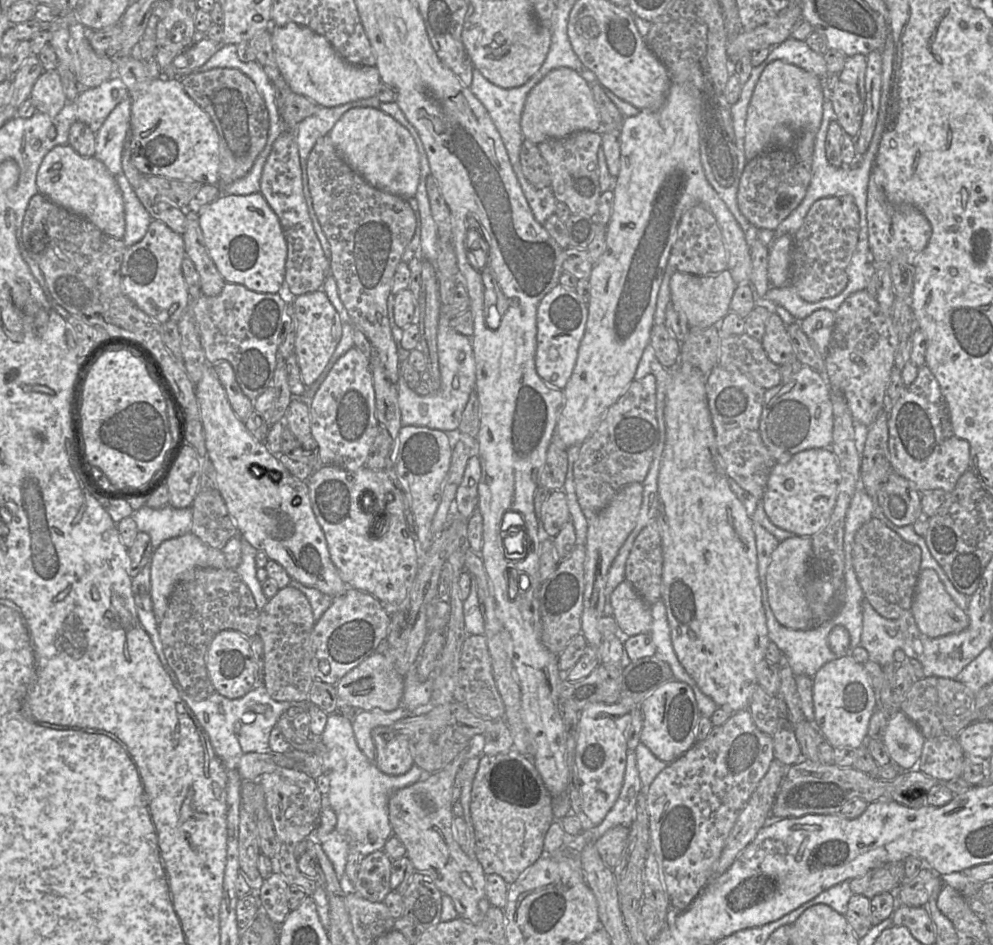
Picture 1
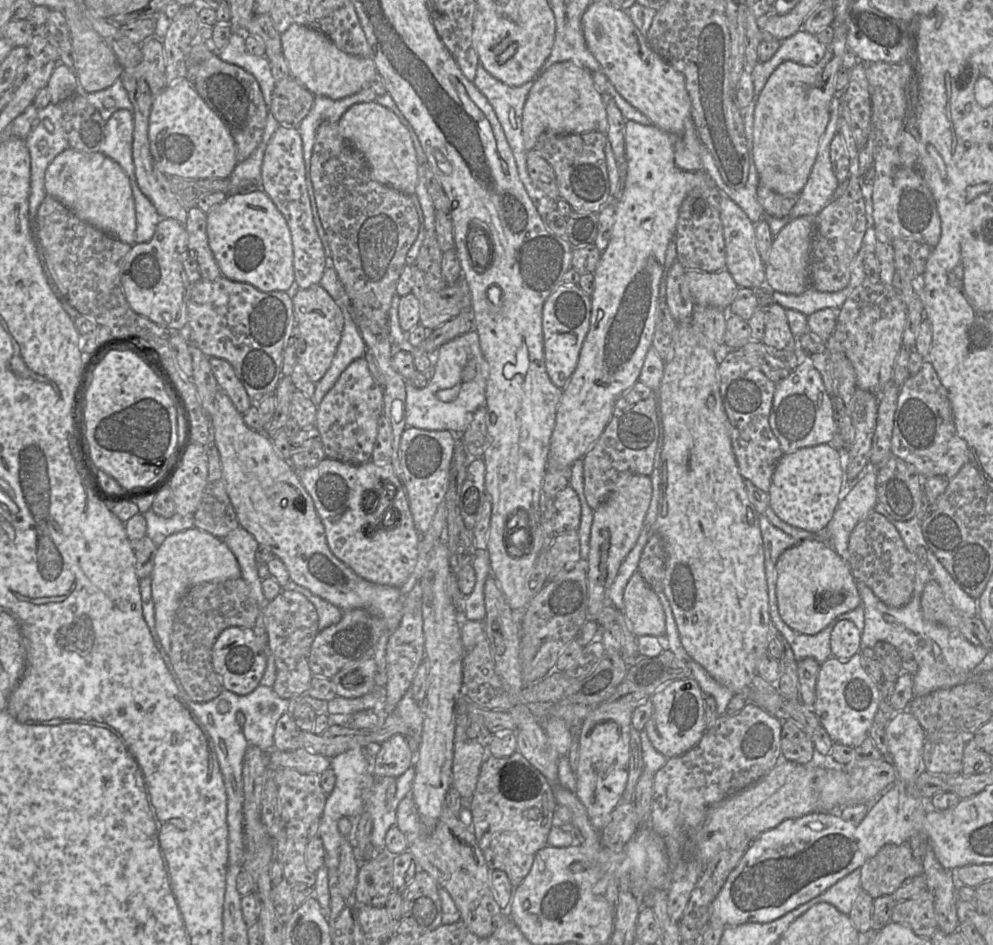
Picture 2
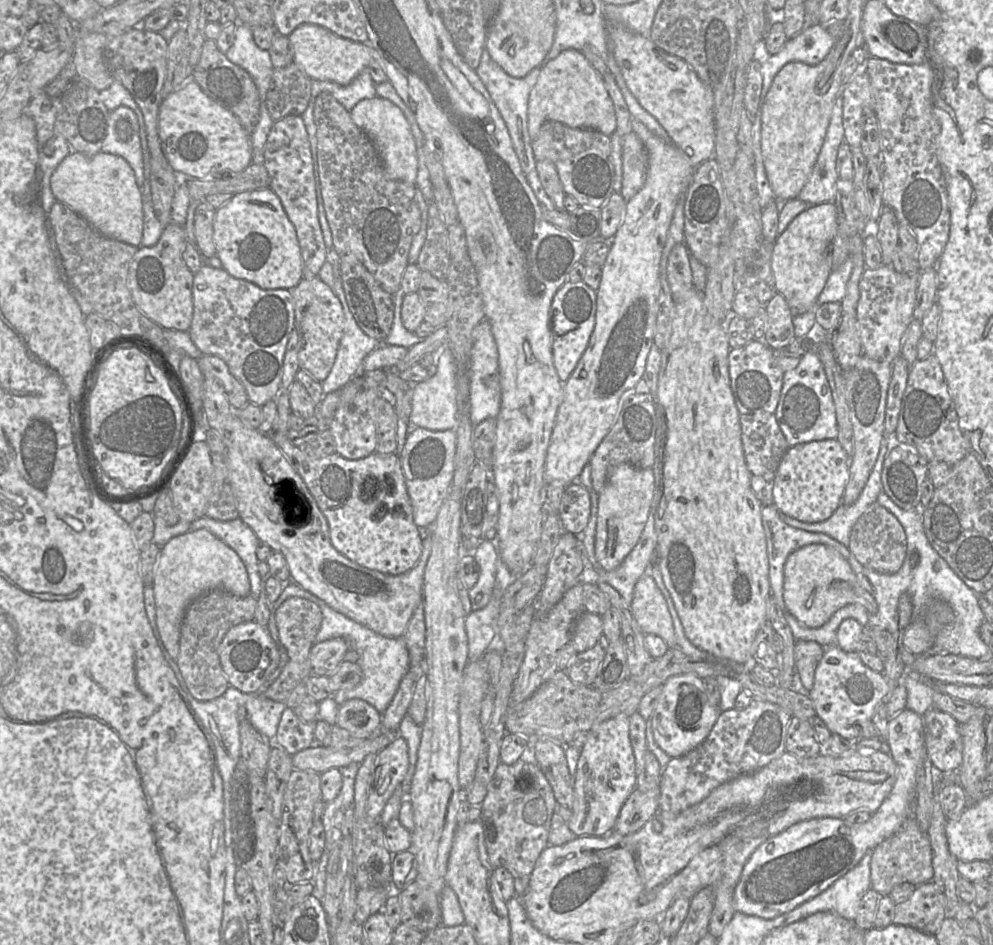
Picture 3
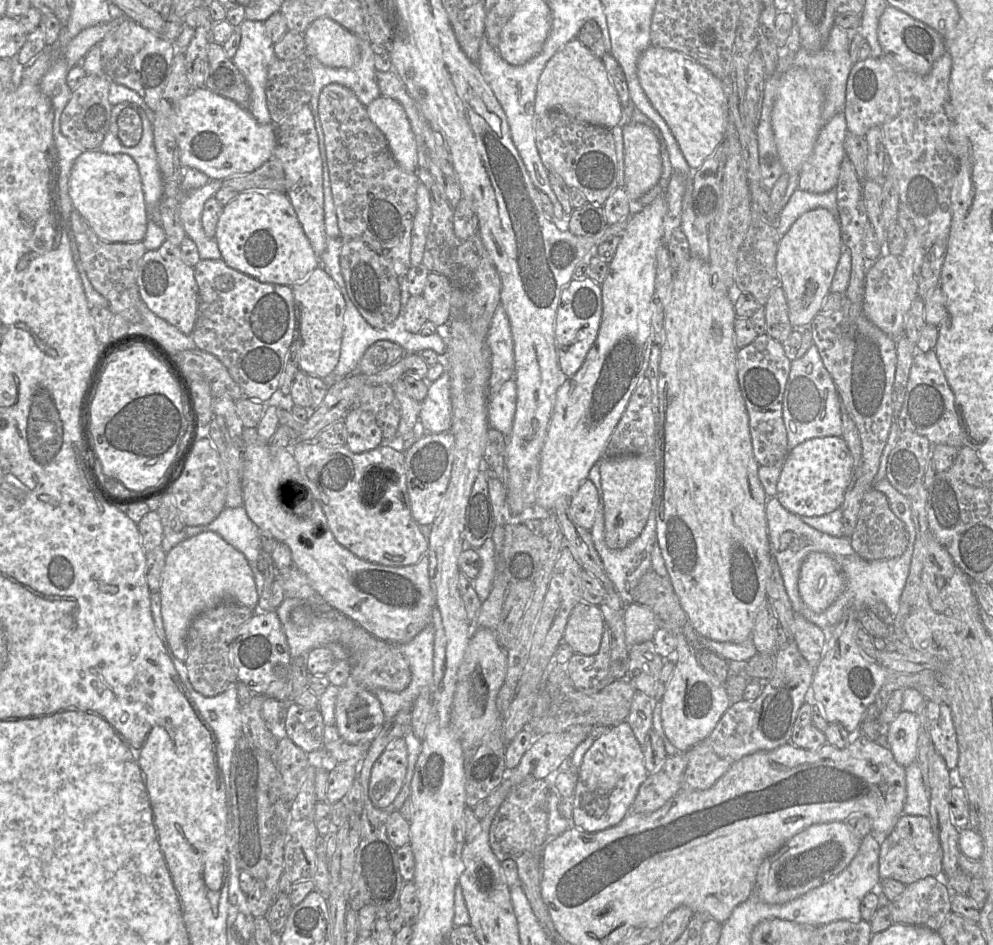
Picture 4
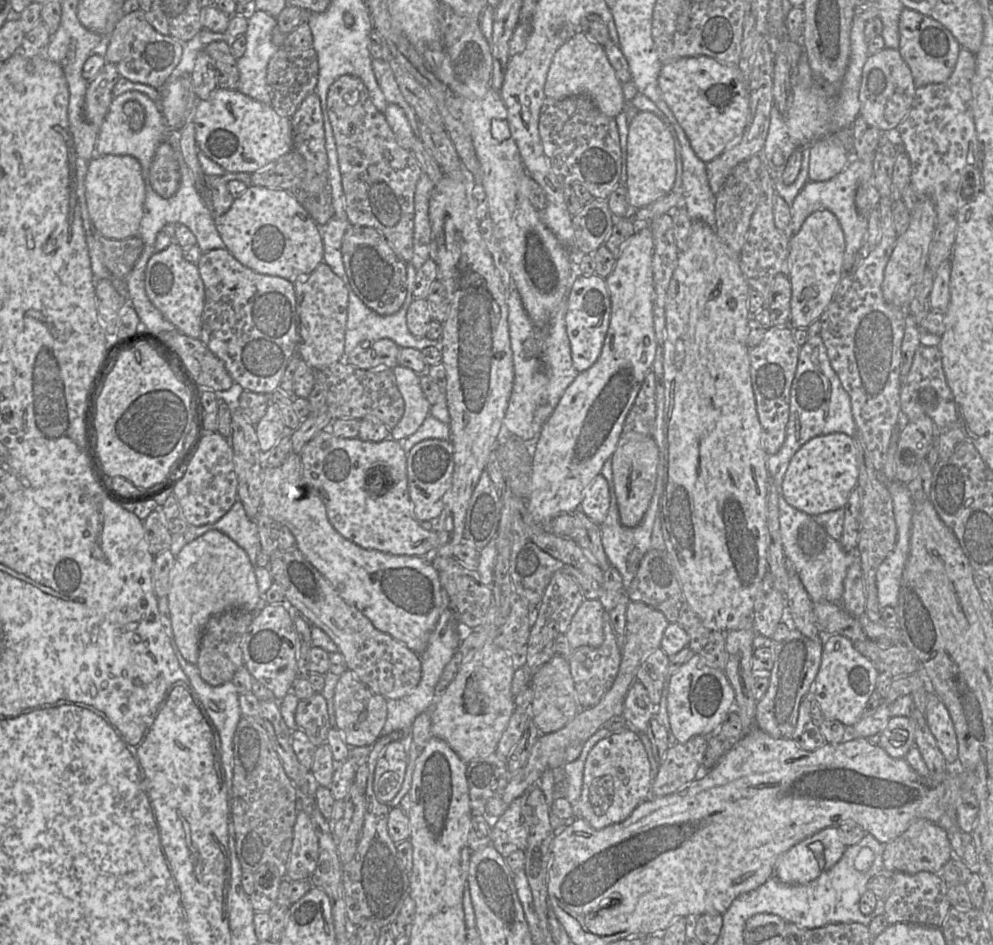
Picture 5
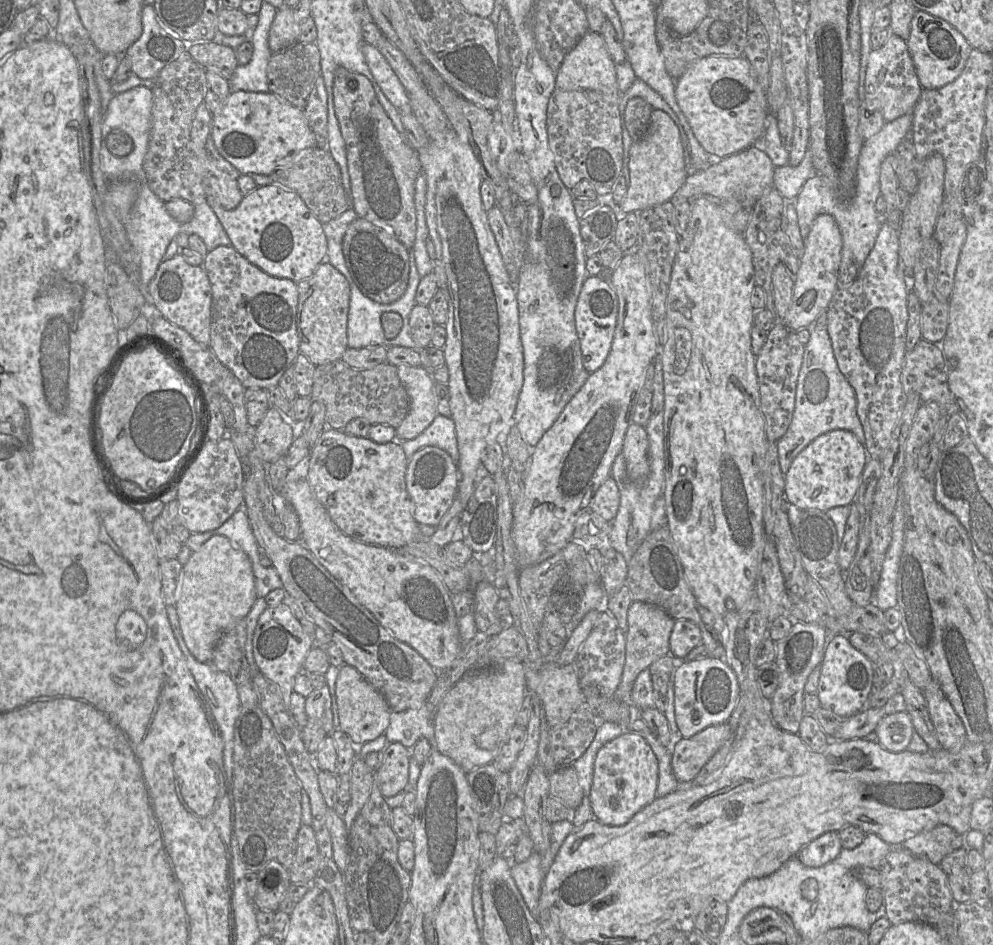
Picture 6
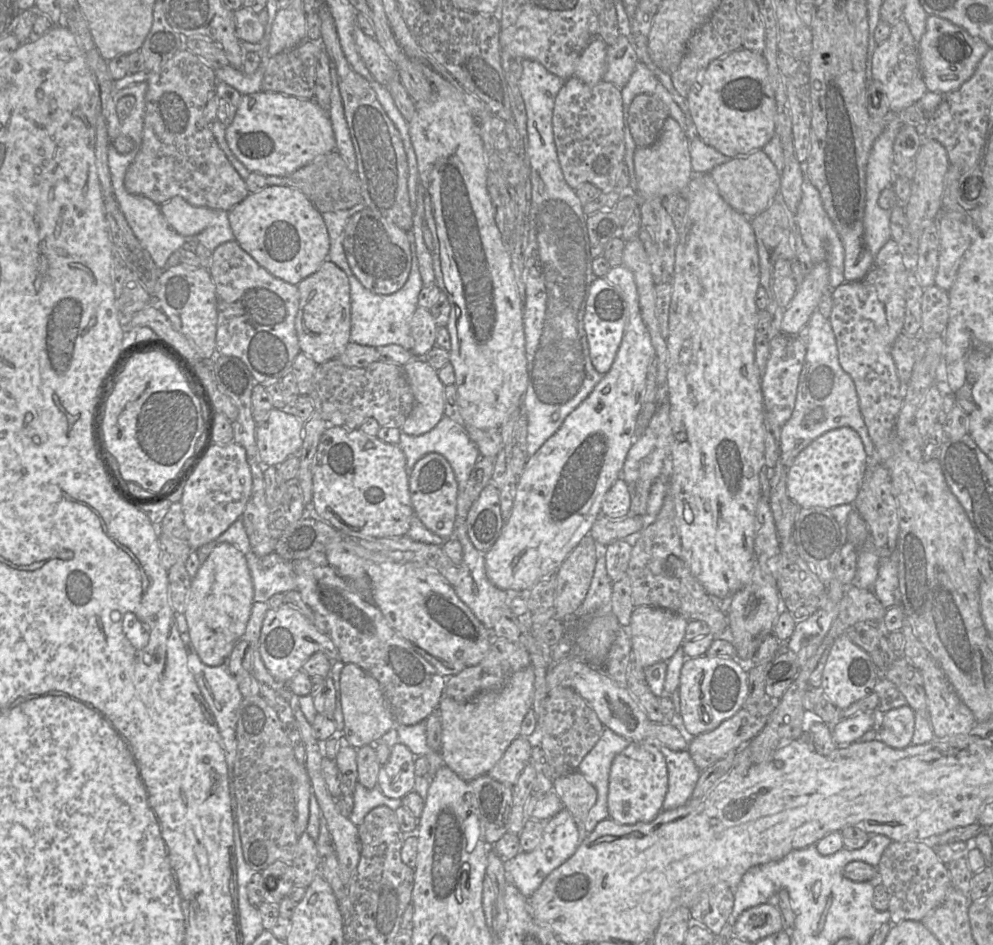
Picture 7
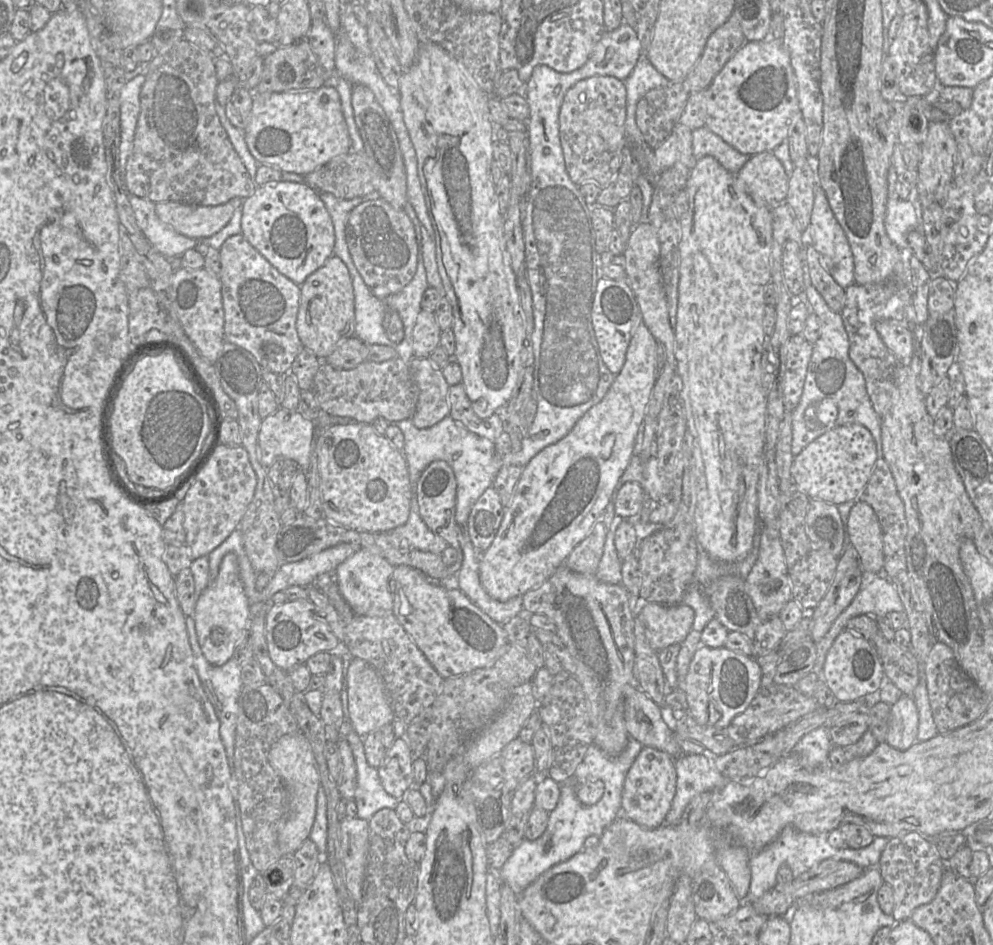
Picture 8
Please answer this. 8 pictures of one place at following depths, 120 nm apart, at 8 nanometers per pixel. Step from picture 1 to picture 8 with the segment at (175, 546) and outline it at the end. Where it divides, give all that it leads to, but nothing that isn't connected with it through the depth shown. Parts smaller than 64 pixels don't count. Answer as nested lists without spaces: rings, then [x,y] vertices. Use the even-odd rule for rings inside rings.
[[[234,553],[224,555],[216,580],[208,581],[207,587],[197,598],[192,617],[198,643],[206,660],[212,665],[223,665],[232,659],[237,643],[244,634],[250,632],[250,603]]]

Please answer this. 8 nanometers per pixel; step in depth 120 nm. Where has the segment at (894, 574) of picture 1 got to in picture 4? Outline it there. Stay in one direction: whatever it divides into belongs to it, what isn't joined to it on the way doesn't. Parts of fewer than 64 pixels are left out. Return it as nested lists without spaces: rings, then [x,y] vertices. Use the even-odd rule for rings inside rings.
[[[870,488],[863,497],[856,527],[849,540],[853,550],[862,559],[879,561],[902,555],[908,546],[908,532],[891,511],[887,497],[875,488]]]

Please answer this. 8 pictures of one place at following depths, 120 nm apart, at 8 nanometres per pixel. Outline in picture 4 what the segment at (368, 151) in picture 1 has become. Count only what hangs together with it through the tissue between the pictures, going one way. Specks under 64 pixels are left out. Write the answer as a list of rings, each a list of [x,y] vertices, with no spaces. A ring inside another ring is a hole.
[[[380,96],[366,106],[371,121],[384,134],[398,165],[407,172],[418,169],[417,144],[403,106],[395,99]]]

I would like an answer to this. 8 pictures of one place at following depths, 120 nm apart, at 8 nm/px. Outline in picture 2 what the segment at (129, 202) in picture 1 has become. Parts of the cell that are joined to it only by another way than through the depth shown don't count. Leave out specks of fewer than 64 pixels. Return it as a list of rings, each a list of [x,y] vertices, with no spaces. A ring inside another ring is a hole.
[[[129,181],[133,193],[136,215],[135,242],[144,243],[151,240],[161,216],[156,208],[139,189],[136,181]]]

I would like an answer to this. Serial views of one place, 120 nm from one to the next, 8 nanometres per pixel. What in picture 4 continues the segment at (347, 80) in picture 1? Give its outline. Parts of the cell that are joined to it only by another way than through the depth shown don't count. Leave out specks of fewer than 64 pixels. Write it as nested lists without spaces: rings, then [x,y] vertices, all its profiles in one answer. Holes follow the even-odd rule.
[[[321,17],[303,33],[311,58],[333,68],[351,68],[359,59],[360,38],[328,17]]]

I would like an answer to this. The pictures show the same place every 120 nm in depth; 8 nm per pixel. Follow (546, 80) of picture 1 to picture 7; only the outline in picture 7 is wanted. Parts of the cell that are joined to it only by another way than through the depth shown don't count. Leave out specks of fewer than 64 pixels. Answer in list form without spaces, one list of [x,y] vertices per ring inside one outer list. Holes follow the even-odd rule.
[[[599,36],[592,39],[577,61],[574,77],[591,86],[602,81],[606,69],[606,48]]]

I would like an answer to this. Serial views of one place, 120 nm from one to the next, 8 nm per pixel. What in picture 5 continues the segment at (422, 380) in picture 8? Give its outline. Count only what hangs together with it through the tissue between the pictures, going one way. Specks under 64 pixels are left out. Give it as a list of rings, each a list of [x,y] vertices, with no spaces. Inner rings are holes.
[[[396,366],[392,370],[404,400],[405,410],[400,422],[391,429],[390,437],[400,442],[420,428],[430,415],[431,405],[421,389],[419,374],[402,366]]]

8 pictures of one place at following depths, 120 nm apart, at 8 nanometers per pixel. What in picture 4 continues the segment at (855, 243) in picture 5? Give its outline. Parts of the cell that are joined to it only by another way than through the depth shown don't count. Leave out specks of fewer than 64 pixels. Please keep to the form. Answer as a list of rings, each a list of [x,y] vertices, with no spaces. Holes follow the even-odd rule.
[[[797,188],[779,214],[778,233],[784,235],[802,214],[816,208],[829,210],[838,220],[836,190],[832,189],[825,193],[812,193]]]

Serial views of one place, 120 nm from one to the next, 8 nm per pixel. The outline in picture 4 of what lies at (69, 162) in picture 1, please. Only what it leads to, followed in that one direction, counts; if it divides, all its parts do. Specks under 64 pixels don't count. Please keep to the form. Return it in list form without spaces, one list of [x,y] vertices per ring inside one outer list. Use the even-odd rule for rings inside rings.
[[[86,150],[75,160],[68,194],[73,209],[88,222],[96,235],[106,242],[141,242],[148,223],[141,177],[135,160],[127,154]]]

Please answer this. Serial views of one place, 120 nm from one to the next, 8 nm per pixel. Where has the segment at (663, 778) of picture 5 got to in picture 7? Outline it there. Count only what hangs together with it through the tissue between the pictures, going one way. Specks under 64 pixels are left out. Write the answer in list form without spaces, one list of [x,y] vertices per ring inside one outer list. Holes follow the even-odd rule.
[[[764,695],[762,700],[755,706],[741,708],[731,718],[723,721],[714,730],[701,733],[689,742],[687,751],[700,771],[713,765],[715,762],[725,757],[729,752],[739,749],[753,738],[755,738],[765,727],[769,716],[778,705],[779,699]]]

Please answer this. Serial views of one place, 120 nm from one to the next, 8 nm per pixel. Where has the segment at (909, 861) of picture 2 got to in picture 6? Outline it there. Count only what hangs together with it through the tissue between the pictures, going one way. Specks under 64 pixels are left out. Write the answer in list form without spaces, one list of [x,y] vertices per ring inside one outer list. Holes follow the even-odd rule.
[[[937,825],[905,840],[900,847],[939,865],[945,856],[963,846],[965,834],[959,835],[949,826]]]

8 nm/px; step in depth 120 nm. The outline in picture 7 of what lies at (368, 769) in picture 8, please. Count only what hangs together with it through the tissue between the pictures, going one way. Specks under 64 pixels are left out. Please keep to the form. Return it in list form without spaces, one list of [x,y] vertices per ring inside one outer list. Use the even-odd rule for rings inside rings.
[[[358,782],[355,785],[353,799],[354,806],[349,819],[356,826],[359,826],[365,816],[375,807],[387,806],[395,811],[402,805],[402,799],[388,798],[379,787],[368,789]]]

